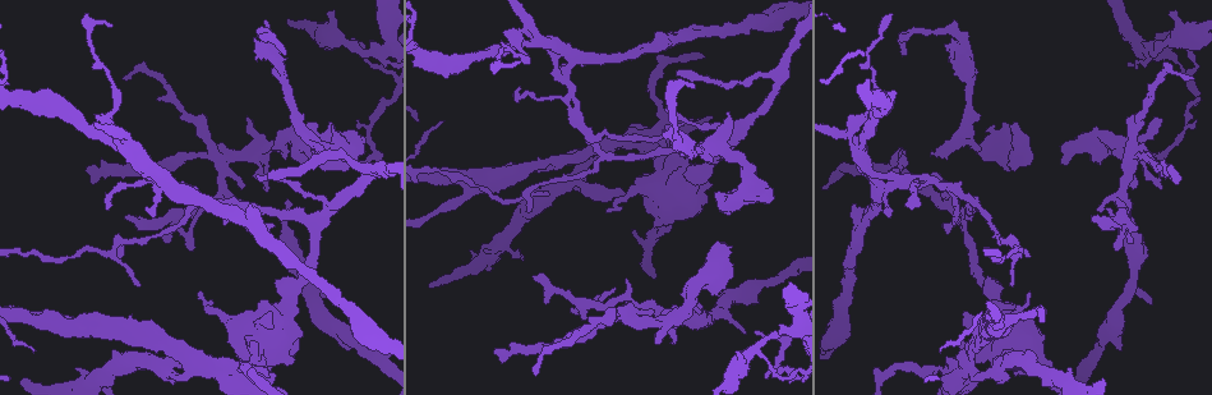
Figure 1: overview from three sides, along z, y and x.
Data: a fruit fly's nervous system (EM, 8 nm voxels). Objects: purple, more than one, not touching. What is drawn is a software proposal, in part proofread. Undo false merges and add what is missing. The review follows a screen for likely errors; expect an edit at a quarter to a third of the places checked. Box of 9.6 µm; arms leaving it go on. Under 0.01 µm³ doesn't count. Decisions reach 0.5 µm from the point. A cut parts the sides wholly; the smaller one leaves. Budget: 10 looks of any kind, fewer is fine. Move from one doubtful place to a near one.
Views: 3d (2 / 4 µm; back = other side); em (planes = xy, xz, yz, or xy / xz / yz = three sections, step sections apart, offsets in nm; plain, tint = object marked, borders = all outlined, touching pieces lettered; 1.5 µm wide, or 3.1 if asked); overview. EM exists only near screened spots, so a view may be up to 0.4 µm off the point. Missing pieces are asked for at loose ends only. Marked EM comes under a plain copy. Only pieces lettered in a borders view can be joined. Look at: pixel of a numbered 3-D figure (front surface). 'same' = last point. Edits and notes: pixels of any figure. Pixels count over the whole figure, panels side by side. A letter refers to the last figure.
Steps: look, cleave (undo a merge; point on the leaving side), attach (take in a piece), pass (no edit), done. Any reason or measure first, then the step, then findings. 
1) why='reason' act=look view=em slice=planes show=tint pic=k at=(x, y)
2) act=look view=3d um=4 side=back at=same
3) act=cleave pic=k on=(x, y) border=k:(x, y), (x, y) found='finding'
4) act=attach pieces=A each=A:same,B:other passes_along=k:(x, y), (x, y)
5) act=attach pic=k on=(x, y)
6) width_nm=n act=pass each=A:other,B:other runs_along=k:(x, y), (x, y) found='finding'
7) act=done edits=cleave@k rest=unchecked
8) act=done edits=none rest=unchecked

why='abrupt turn' act=look view=em slice=xy step=8 show=tint pic=1 at=(515, 200)

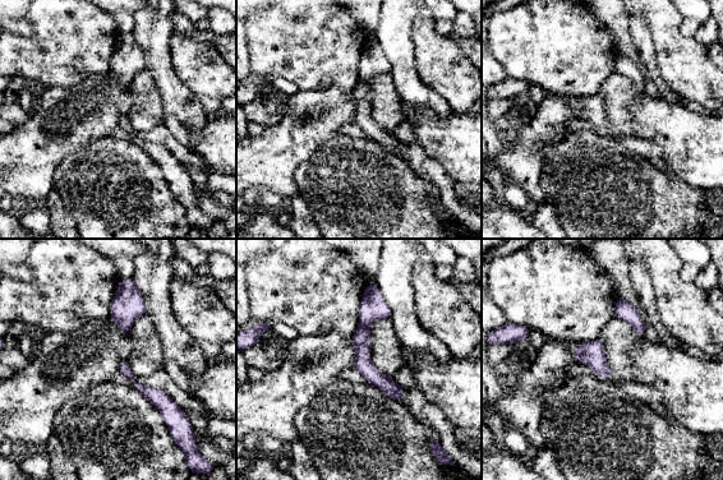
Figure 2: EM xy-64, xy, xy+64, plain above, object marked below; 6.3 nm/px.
why='see the neighbours' act=look view=em slice=xy step=8 show=borders at=same

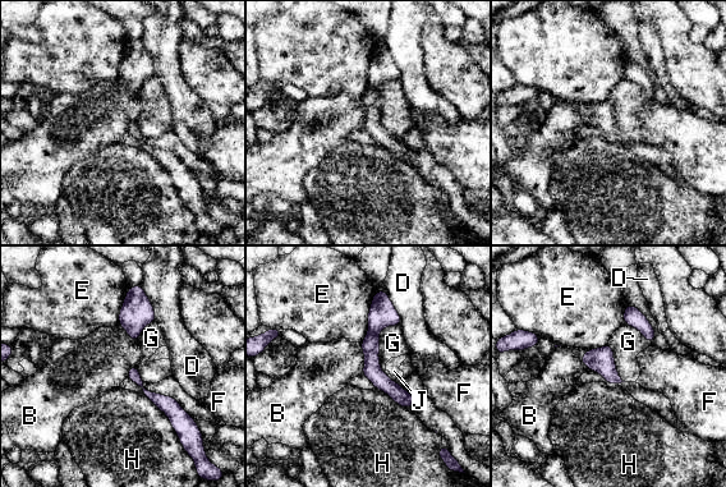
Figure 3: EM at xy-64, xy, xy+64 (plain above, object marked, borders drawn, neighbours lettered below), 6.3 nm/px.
width_nm=160 act=pass each=B:other,D:other,E:other,F:other,G:other,H:other,J:other runs_along=3:(380, 295), (372, 370), (404, 403) found='continuous, no second neuron'

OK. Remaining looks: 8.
why='branch stops here' act=look view=em slice=planes show=borders pic=1 at=(1097, 217)

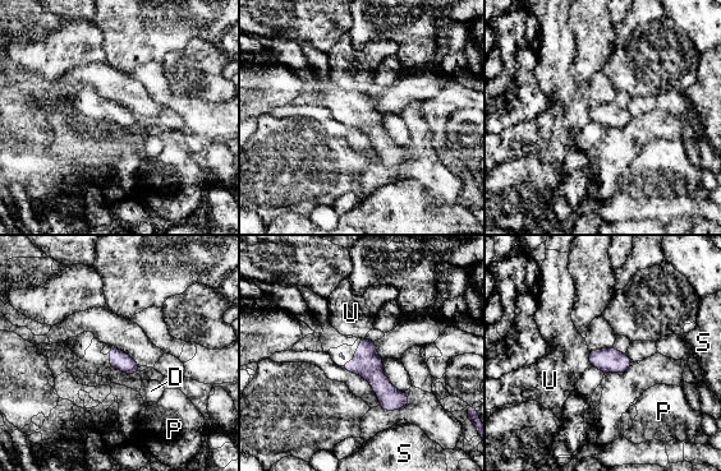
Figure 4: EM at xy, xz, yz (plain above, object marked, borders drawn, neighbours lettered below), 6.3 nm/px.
act=pass each=D:other,P:other,S:other,U:other border=4:(587, 350), (589, 364) found='none of them fits'

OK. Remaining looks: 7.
why='an open end' act=look view=3d um=2 pic=1 at=(1061, 162)

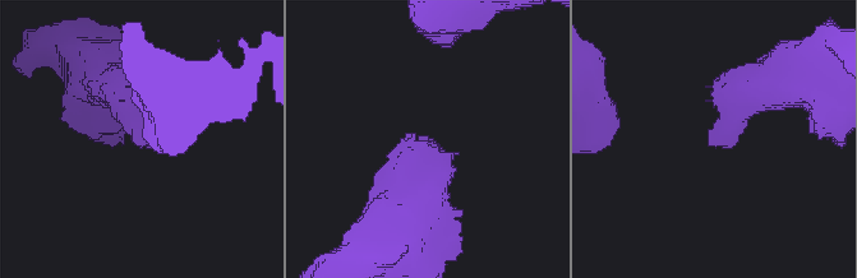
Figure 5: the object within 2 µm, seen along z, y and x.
why='need the tissue' act=look view=em slice=xz step=8 show=tint pic=5 at=(713, 144)

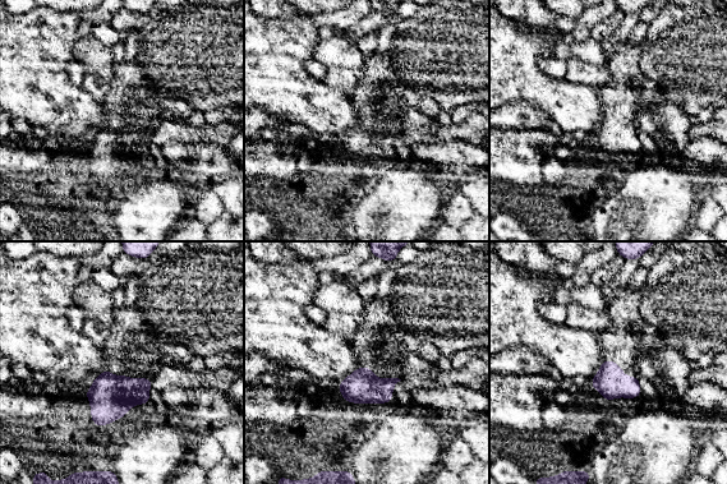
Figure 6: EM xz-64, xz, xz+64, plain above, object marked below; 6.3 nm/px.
why='another direction' act=look view=em slice=planes show=borders at=same

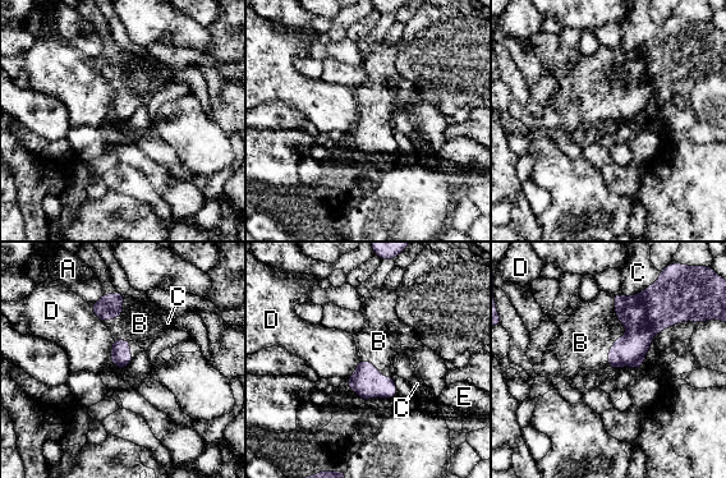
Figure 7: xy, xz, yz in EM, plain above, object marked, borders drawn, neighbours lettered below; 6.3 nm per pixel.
act=attach pieces=B each=A:other,B:same,C:other,D:other,E:other passes_along=7:(644, 315), (626, 331), (589, 332) found='the neuron continues'

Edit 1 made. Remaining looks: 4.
why='redraw' act=look view=overview

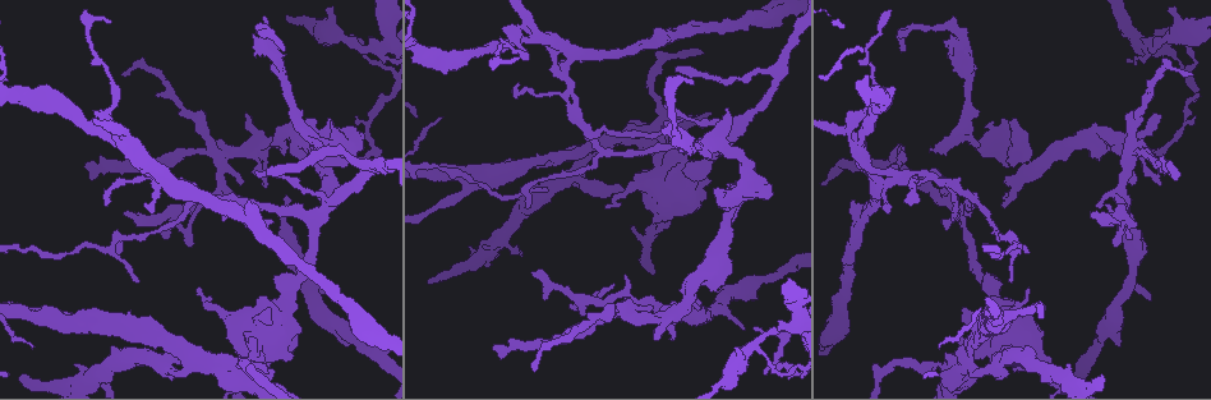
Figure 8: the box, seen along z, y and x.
why='abrupt turn' act=look view=3d um=2 pic=8 at=(1133, 153)

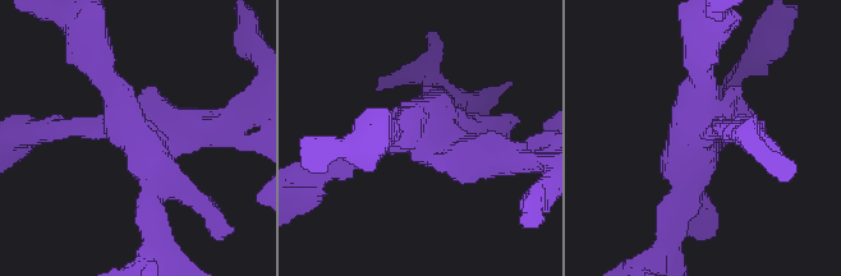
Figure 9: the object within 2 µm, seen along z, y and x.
act=look view=em slice=planes show=borders pic=9 at=(146, 134)

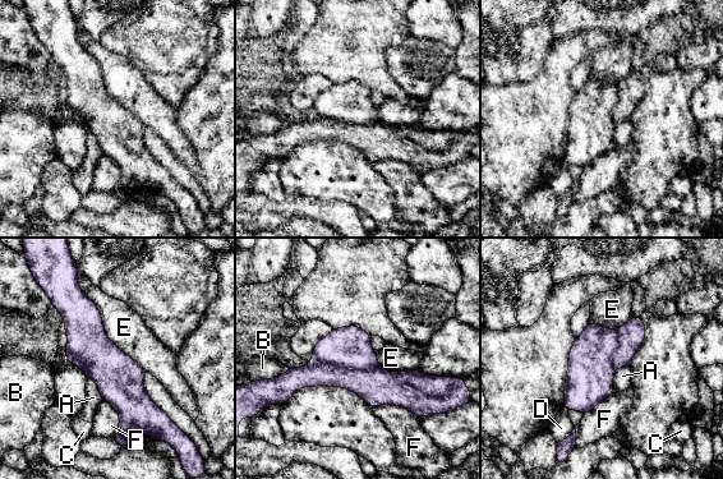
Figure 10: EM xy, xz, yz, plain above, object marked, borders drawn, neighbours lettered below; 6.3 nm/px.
longest_contact=E:600nm act=cleave pic=10 on=(376, 387) each=A:other,B:other,C:other,D:other,E:other,F:other part_leaving=10:(284, 380), (344, 377), (424, 397) found='two neurons meet here'

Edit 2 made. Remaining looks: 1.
act=done edits=attach@7,cleave@10 rest=unchecked

